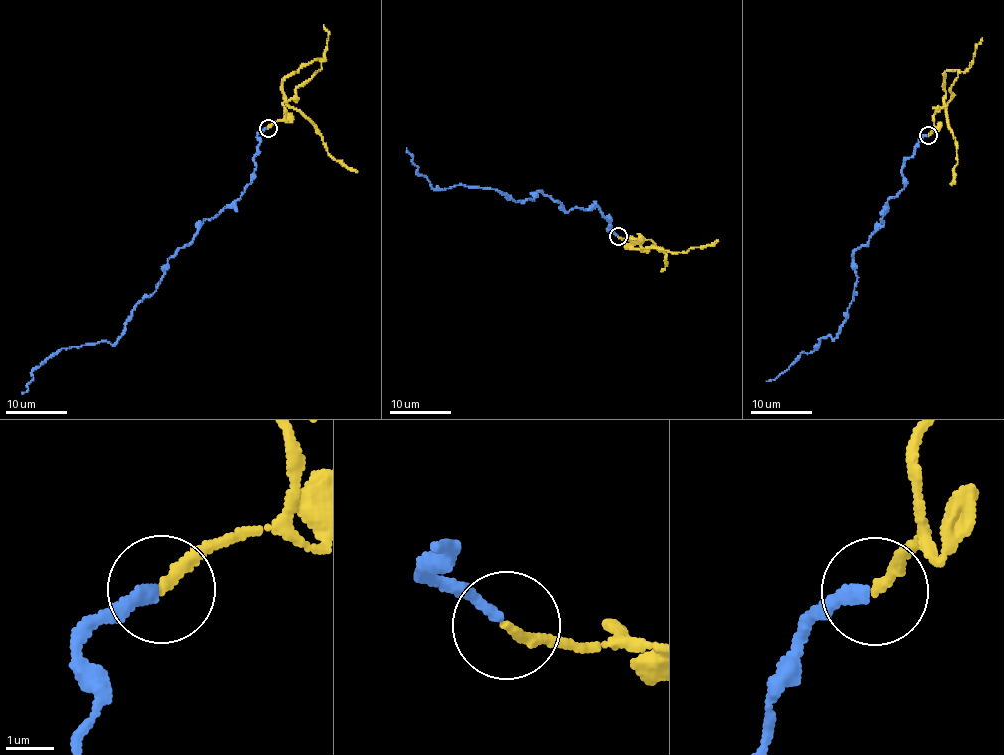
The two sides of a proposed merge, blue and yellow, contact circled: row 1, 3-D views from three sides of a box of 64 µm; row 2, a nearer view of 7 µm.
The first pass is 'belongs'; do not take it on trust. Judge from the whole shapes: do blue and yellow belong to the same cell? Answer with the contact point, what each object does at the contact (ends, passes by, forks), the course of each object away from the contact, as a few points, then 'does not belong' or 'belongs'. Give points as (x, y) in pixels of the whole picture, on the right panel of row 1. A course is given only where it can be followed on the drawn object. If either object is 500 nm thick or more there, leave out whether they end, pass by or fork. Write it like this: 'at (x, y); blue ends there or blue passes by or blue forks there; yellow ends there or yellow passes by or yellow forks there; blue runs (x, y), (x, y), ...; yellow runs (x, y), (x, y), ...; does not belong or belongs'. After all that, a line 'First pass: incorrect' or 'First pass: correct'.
at (928, 135); blue ends there; yellow ends there; blue runs (927, 135), (884, 224), (854, 252), (840, 333), (766, 381); yellow runs (928, 135), (935, 112), (952, 95), (955, 69), (943, 73), (942, 85), (957, 162), (950, 184); belongs
First pass: correct

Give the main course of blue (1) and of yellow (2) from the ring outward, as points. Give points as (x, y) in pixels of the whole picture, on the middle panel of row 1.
1: (618, 235), (598, 207), (567, 213), (542, 191), (515, 202), (497, 189), (435, 190), (406, 148)
2: (618, 237), (632, 238), (641, 250), (662, 249), (650, 239), (629, 243), (626, 248), (685, 253), (718, 239)

